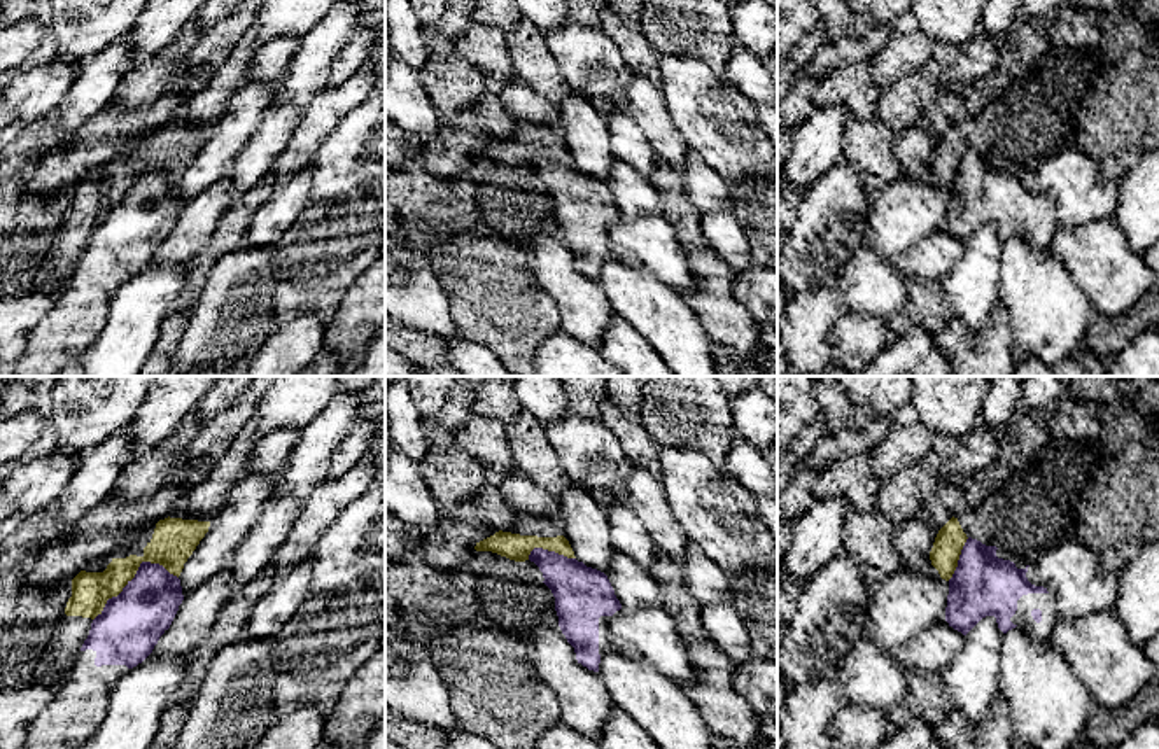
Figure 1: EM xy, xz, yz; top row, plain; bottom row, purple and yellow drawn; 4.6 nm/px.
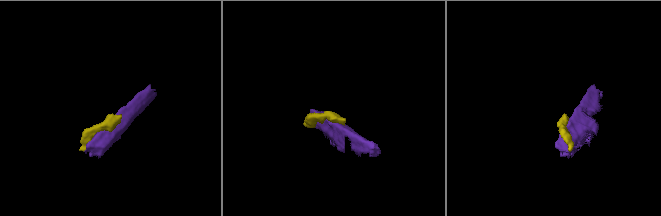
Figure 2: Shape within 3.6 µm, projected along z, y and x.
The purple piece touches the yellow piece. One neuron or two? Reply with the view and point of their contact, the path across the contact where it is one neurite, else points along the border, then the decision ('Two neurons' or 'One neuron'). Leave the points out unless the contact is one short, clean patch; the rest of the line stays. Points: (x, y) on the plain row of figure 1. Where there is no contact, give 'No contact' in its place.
Touches purple at xy (135, 184). Two neurons

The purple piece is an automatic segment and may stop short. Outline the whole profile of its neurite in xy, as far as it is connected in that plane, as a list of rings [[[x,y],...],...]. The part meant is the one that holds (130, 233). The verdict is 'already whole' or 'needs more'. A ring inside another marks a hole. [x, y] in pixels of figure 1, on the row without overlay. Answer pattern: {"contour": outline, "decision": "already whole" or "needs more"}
{"contour": [[[142,170],[135,186],[93,228],[56,304],[30,334],[12,376],[54,376],[82,357],[103,329],[117,289],[152,261],[182,208],[177,184],[159,172]]], "decision": "needs more"}

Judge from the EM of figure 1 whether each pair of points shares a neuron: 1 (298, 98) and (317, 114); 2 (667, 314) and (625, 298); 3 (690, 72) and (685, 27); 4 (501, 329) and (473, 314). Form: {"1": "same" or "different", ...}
{"1": "different", "2": "same", "3": "different", "4": "same"}

